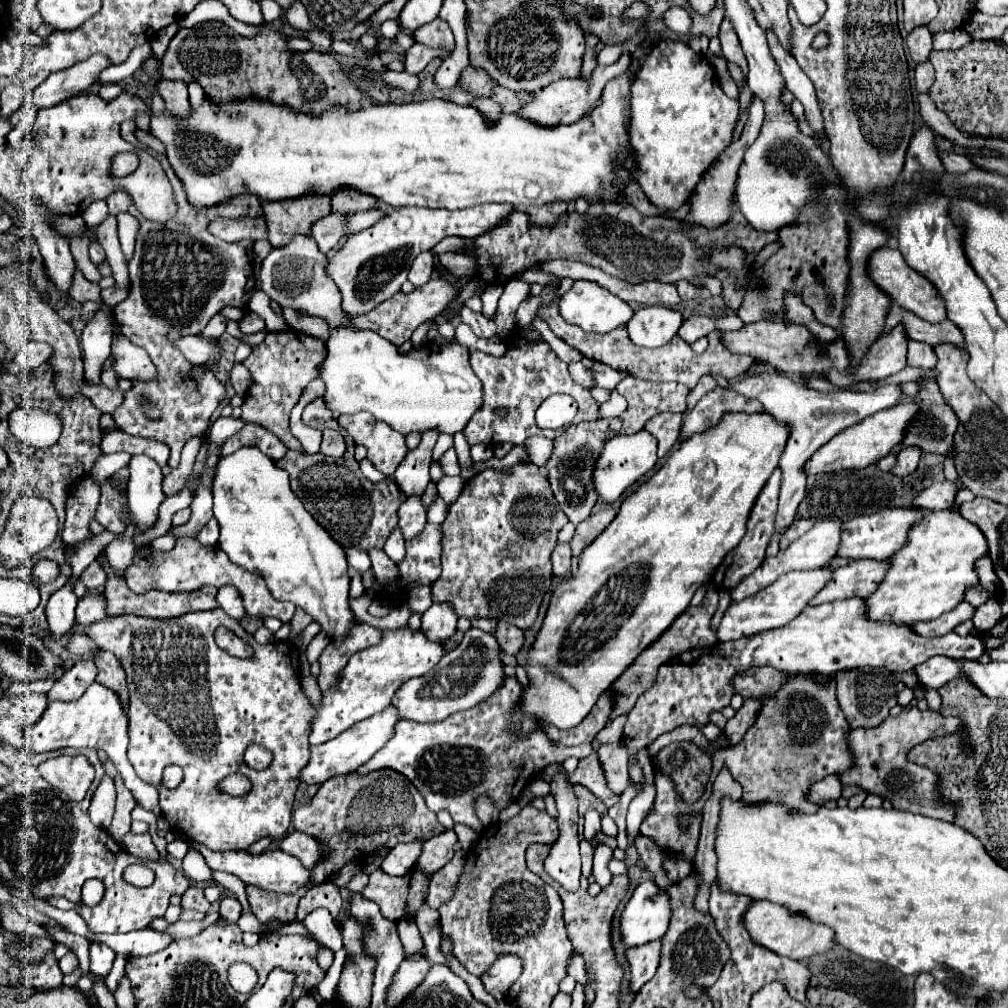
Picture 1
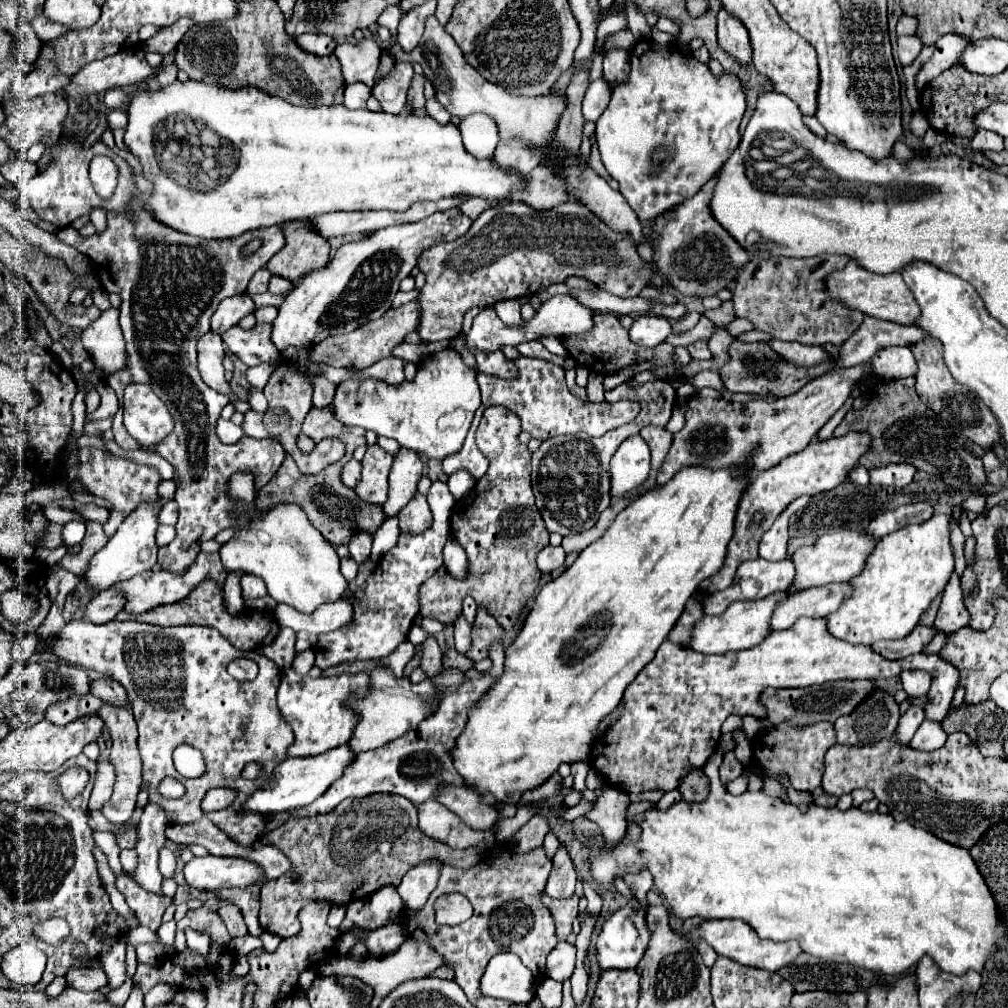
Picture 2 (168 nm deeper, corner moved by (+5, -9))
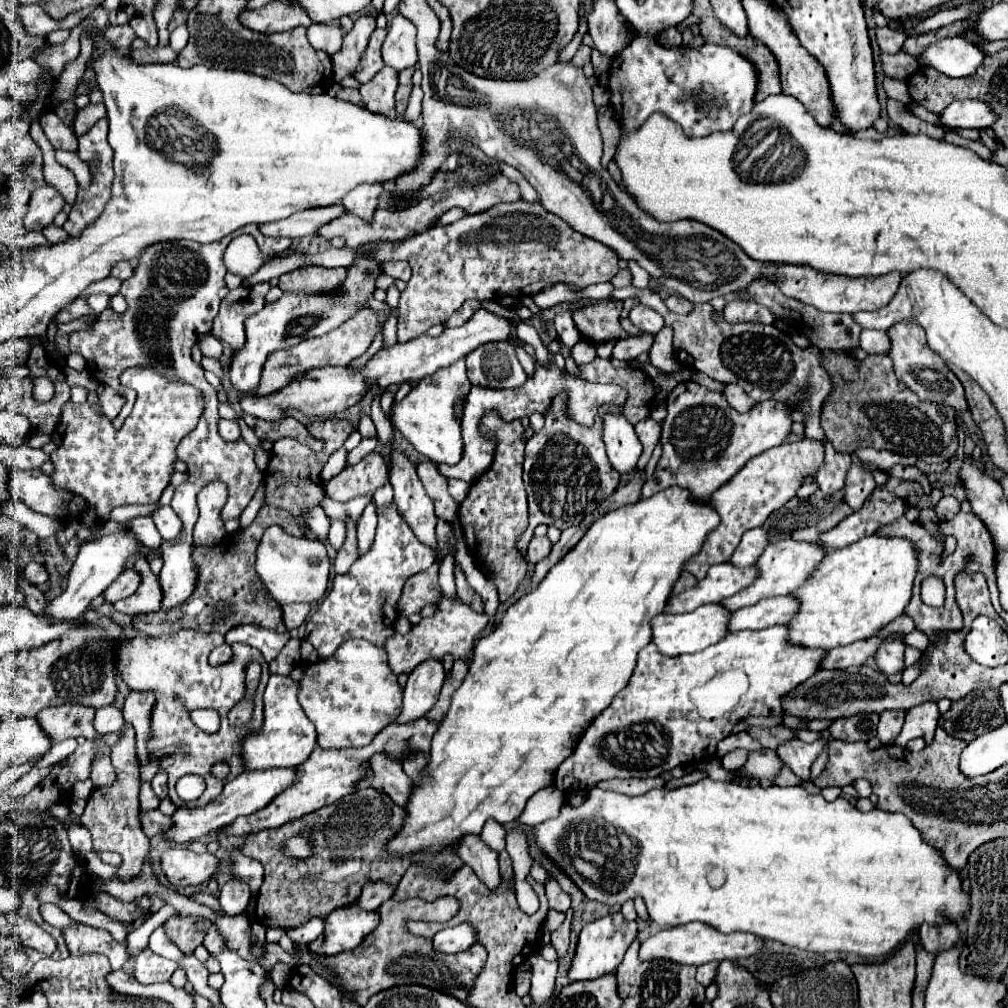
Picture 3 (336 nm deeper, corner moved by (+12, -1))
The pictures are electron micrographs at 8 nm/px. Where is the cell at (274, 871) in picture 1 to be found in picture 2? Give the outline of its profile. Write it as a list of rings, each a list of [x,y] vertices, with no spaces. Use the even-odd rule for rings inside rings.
[[[209,854],[205,858],[195,856],[191,862],[187,862],[183,874],[189,886],[211,892],[231,886],[255,884],[263,876],[263,870],[249,860],[221,858]]]

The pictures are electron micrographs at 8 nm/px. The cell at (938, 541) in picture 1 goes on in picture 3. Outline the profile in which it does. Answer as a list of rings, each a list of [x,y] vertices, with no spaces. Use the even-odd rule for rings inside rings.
[[[872,534],[856,544],[828,552],[818,572],[814,572],[808,584],[796,592],[798,600],[802,600],[802,608],[796,618],[788,622],[790,640],[808,648],[832,650],[836,646],[850,644],[852,640],[876,636],[908,606],[918,564],[916,544],[898,536]]]

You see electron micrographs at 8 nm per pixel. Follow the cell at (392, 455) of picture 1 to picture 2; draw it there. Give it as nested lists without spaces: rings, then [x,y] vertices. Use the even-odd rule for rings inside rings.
[[[377,444],[367,448],[367,454],[361,460],[361,478],[355,486],[355,492],[359,492],[359,500],[367,500],[367,504],[383,504],[387,500],[387,478],[391,462],[393,456]]]

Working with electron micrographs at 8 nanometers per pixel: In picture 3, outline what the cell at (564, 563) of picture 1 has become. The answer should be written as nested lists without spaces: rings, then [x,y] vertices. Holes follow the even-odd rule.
[[[544,536],[544,538],[532,538],[530,540],[530,544],[528,544],[528,552],[526,552],[526,558],[528,558],[528,562],[532,562],[532,564],[536,564],[536,562],[540,562],[542,558],[546,558],[548,554],[550,554],[550,550],[552,550],[552,542]]]

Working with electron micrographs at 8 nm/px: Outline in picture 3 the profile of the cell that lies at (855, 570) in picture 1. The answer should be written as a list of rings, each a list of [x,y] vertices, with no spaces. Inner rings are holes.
[[[794,594],[760,600],[754,606],[740,608],[732,614],[730,630],[762,630],[774,624],[788,624],[800,610],[800,600]]]

